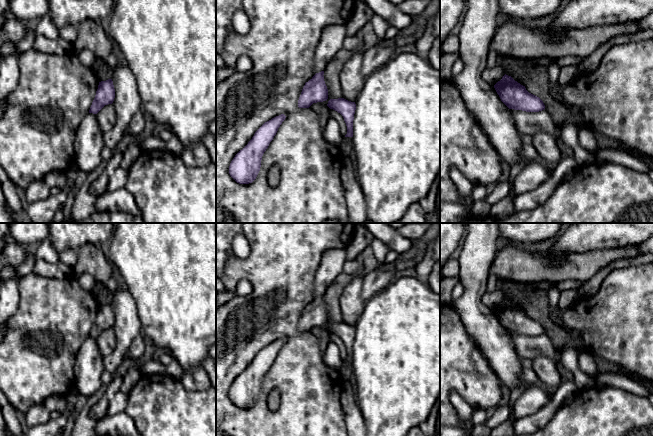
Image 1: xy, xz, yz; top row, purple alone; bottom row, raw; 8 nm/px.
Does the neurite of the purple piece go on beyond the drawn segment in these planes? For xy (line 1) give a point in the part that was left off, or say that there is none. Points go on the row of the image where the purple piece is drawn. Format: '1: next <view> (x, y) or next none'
1: next none

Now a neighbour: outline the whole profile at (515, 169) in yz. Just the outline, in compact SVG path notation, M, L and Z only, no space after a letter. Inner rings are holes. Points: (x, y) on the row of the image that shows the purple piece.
M517 163L513 166L510 167L510 180L513 183L513 180L515 179L515 177L517 176L517 174L524 168L524 164L523 163Z

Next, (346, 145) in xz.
M343 136L339 147L344 156L349 156L349 154L353 152L353 137Z

